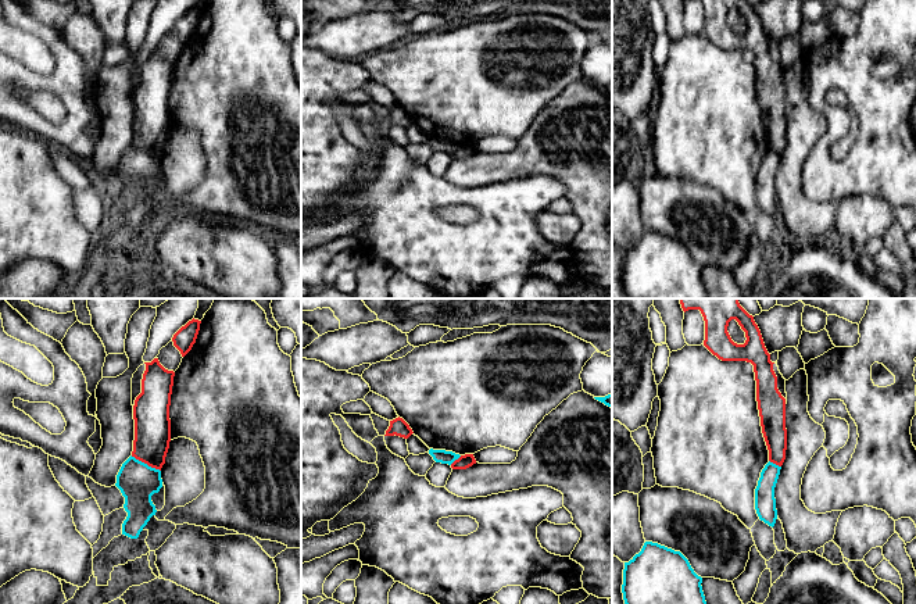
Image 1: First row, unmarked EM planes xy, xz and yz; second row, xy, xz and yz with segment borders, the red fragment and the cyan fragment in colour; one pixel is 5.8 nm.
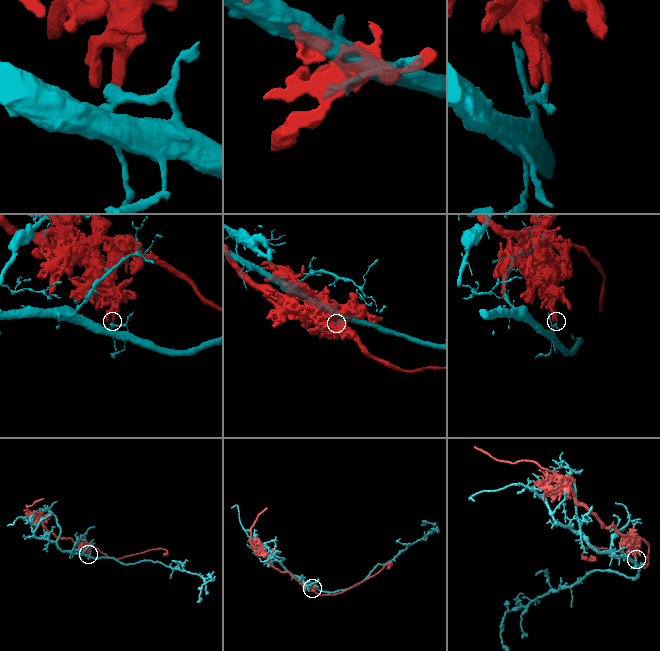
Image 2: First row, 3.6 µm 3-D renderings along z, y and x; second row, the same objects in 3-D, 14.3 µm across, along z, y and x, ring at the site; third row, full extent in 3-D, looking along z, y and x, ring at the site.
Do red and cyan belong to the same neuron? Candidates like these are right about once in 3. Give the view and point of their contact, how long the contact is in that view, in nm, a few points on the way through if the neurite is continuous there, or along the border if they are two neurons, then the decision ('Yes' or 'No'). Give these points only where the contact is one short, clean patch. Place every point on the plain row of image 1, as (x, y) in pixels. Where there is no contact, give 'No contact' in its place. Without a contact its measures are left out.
Touches red at xy (146, 152). Shared border 200 nm. Boundary: xy (131, 145), (160, 160). No

